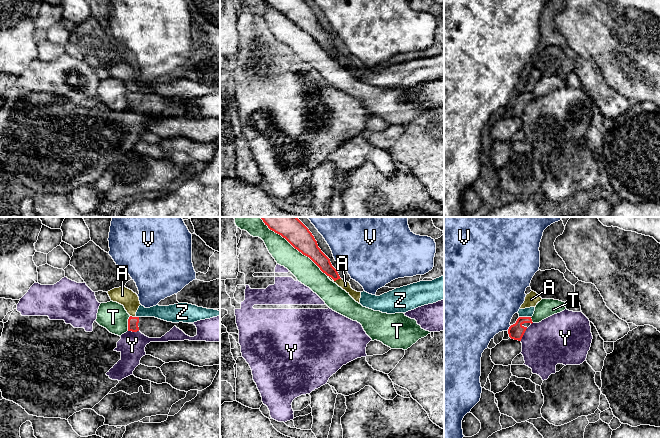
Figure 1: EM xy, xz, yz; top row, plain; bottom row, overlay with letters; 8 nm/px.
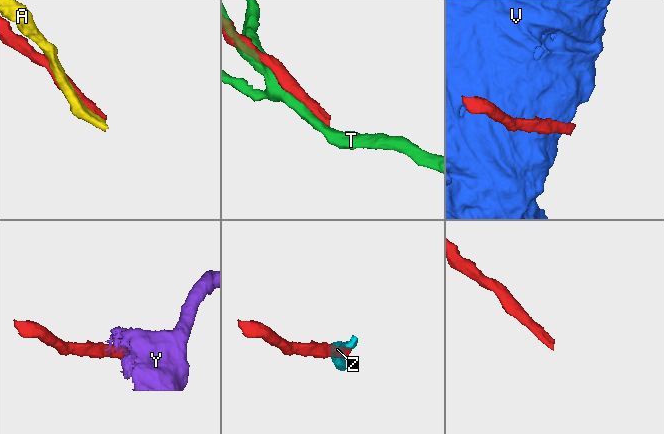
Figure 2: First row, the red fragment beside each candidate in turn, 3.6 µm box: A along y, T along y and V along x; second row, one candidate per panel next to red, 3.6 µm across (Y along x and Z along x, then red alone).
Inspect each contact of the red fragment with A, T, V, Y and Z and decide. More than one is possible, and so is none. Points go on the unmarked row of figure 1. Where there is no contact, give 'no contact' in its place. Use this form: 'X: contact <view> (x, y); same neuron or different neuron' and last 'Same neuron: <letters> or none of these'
A: contact xz (334, 56); different neuron
T: contact xz (296, 24); different neuron
V: contact yz (509, 104); different neuron
Y: contact yz (523, 110); different neuron
Z: contact yz (525, 93); different neuron
Same neuron: none of these

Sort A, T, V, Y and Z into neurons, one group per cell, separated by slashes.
A Z / T / V / Y

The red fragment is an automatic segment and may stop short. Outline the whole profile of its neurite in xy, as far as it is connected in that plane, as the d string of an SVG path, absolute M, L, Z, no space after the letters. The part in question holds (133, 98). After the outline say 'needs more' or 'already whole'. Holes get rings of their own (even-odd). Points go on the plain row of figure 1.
M132 93L128 95L128 107L137 108L149 114L161 114L174 102L182 106L186 111L194 113L197 111L197 104L189 99L172 99L155 93Z | needs more

